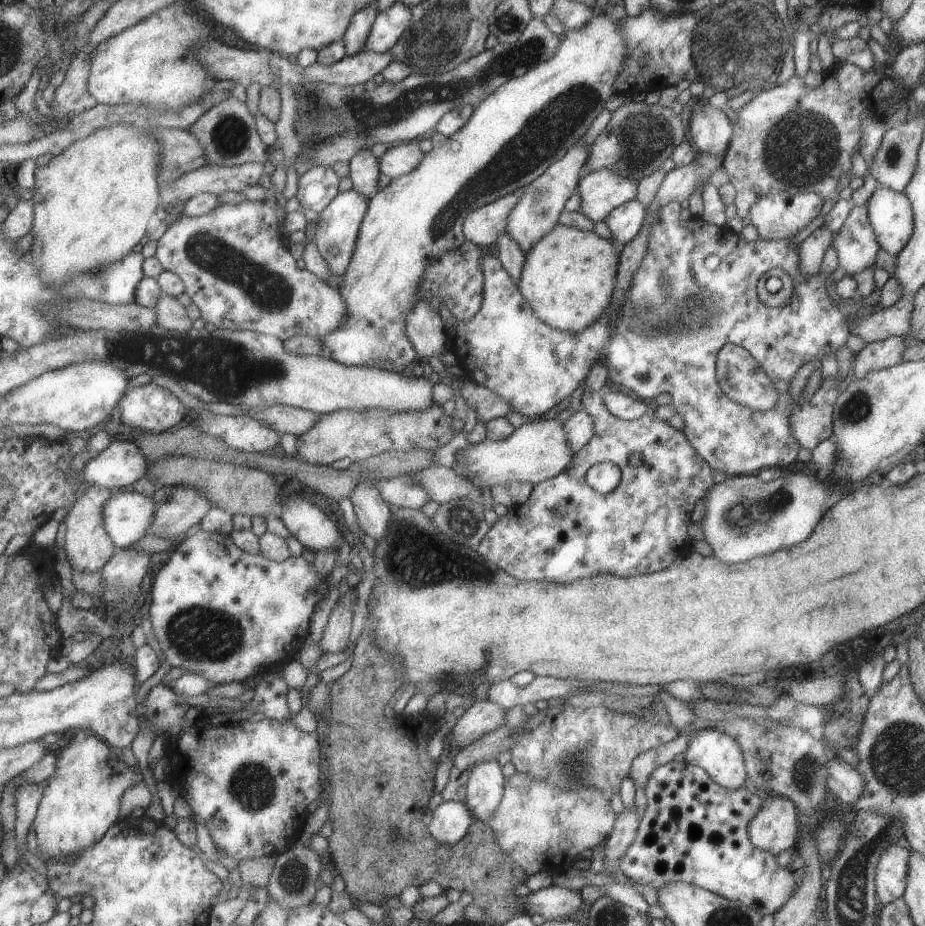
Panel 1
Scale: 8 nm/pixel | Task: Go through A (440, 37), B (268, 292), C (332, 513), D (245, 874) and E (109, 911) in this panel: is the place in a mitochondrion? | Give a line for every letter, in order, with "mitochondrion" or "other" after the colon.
A: mitochondrion
B: mitochondrion
C: other
D: other
E: other

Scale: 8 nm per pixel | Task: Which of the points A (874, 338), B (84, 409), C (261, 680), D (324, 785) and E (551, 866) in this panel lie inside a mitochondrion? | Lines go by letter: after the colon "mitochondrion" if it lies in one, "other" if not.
A: other
B: other
C: other
D: other
E: other

